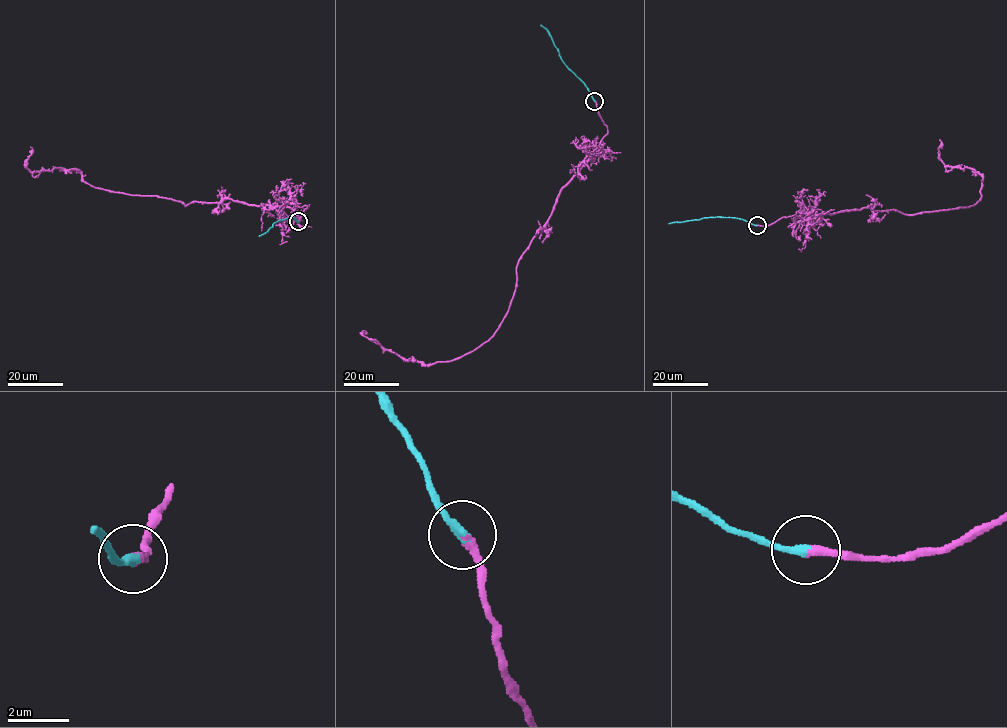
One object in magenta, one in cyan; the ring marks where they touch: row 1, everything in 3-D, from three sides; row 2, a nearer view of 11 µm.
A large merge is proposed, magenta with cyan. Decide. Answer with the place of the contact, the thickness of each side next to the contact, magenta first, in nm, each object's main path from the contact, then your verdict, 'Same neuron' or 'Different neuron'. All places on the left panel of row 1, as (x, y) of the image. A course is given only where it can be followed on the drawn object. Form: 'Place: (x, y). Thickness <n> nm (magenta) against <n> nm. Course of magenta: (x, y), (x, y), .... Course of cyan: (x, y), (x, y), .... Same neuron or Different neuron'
Place: (298, 221). Thickness 280 nm (magenta) against 300 nm. Course of magenta: (298, 221), (306, 206), (224, 198), (185, 206), (91, 186), (76, 170), (31, 172), (31, 147). Course of cyan: (298, 221), (292, 218), (278, 220), (259, 236). Same neuron

